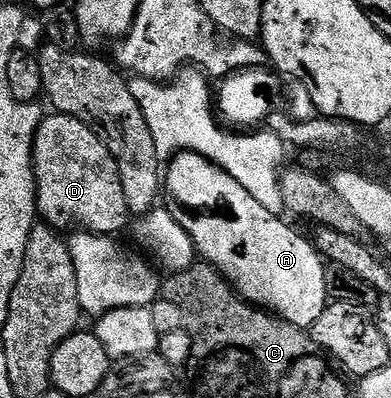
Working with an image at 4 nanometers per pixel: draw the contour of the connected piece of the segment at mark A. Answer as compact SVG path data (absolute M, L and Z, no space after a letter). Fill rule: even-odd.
M179 152L168 161L163 172L163 188L167 193L169 213L187 230L196 255L208 262L233 285L242 300L282 316L287 322L306 330L312 329L313 323L323 314L329 300L327 282L325 281L326 261L320 252L305 240L289 224L281 221L282 217L269 213L231 174L227 174L218 164L213 164L197 152Z

